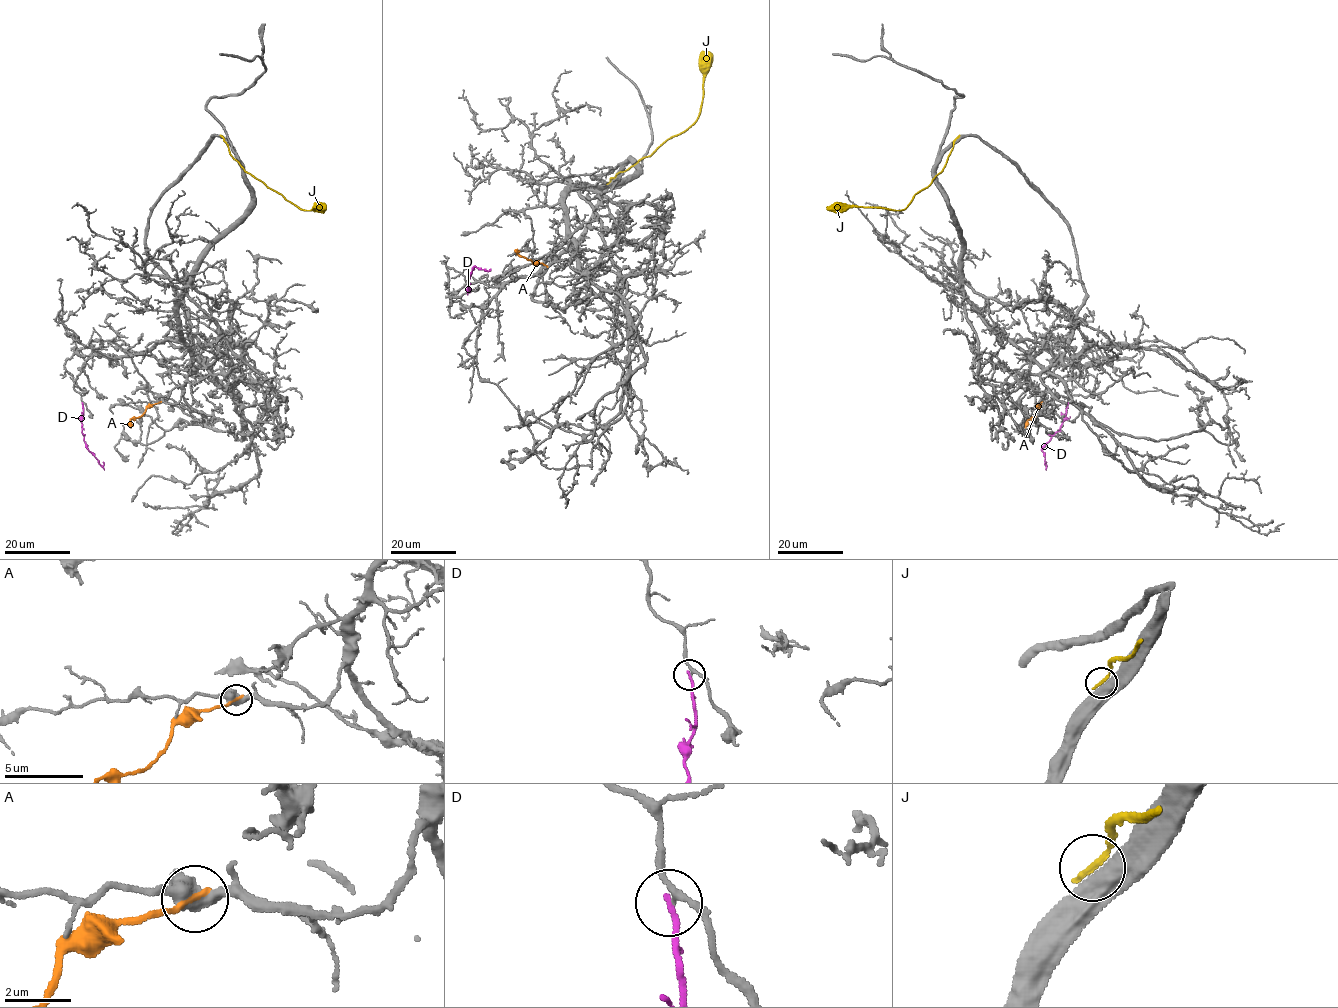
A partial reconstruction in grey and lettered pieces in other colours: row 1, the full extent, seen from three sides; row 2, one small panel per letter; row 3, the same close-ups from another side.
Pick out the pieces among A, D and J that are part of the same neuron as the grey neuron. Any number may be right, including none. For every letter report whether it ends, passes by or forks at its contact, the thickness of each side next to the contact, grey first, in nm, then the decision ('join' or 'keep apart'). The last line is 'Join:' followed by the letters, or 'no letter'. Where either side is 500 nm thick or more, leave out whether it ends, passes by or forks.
A: calibres 550 and 200 nm; keep apart
D: it ends; calibres 170 and 180 nm; keep apart
J: calibres 500 and 260 nm; keep apart
Join: no letter

